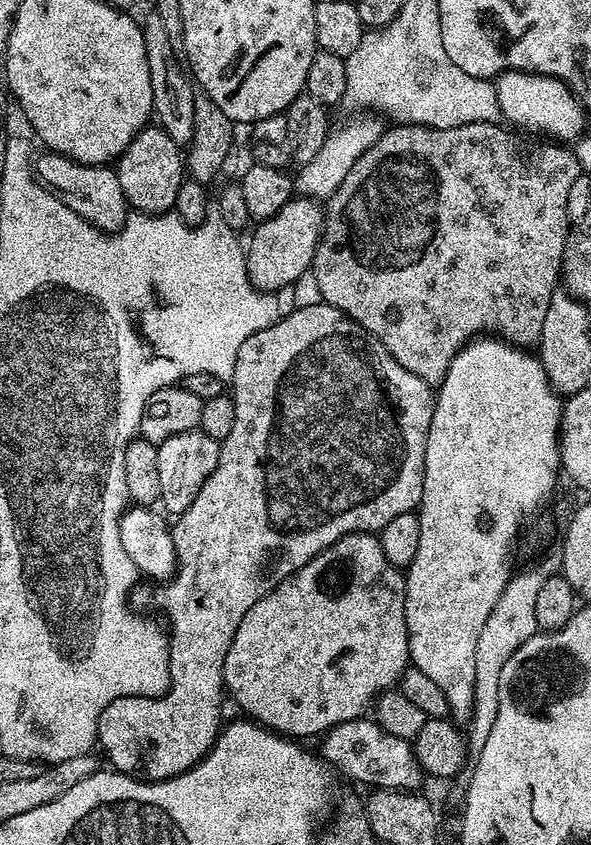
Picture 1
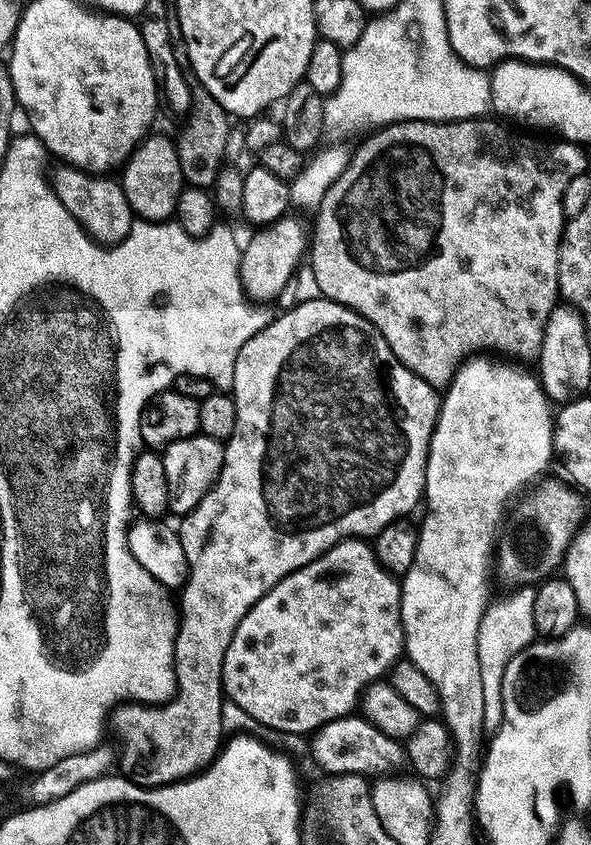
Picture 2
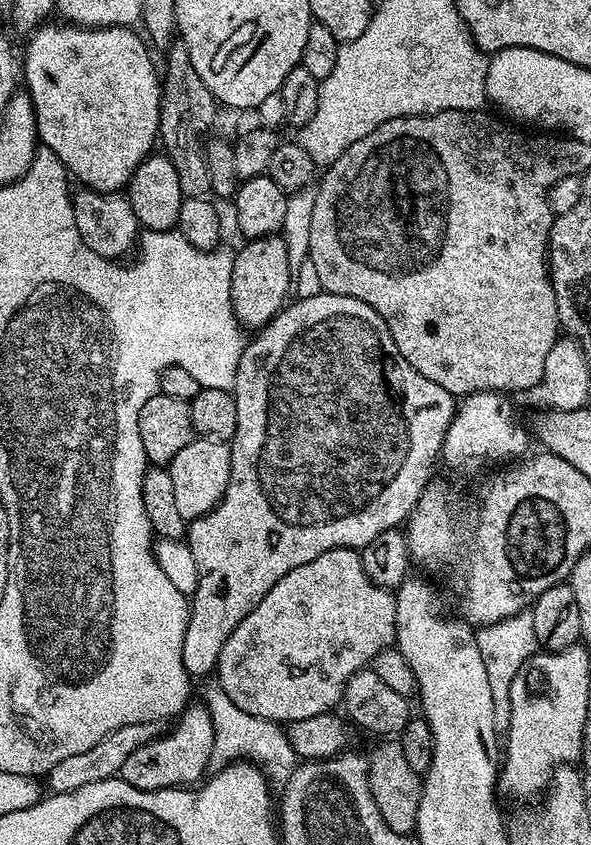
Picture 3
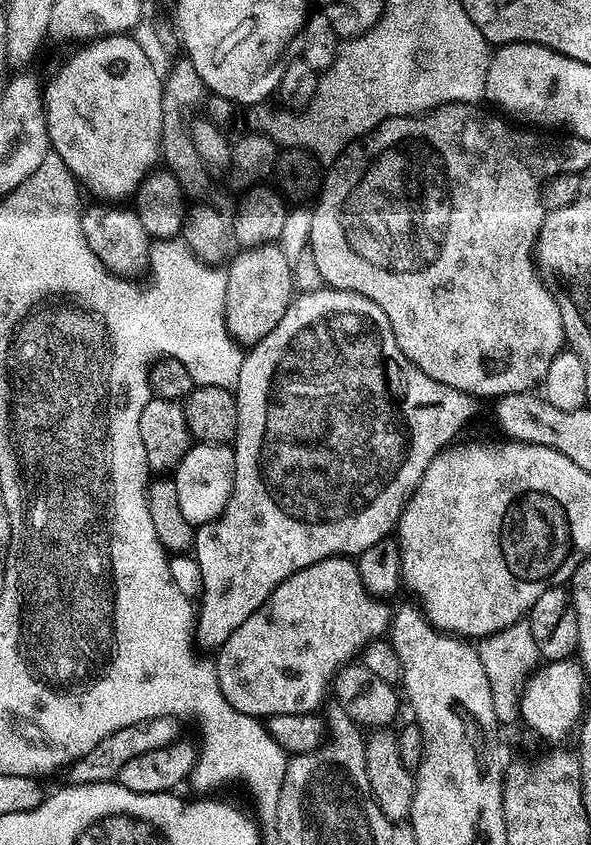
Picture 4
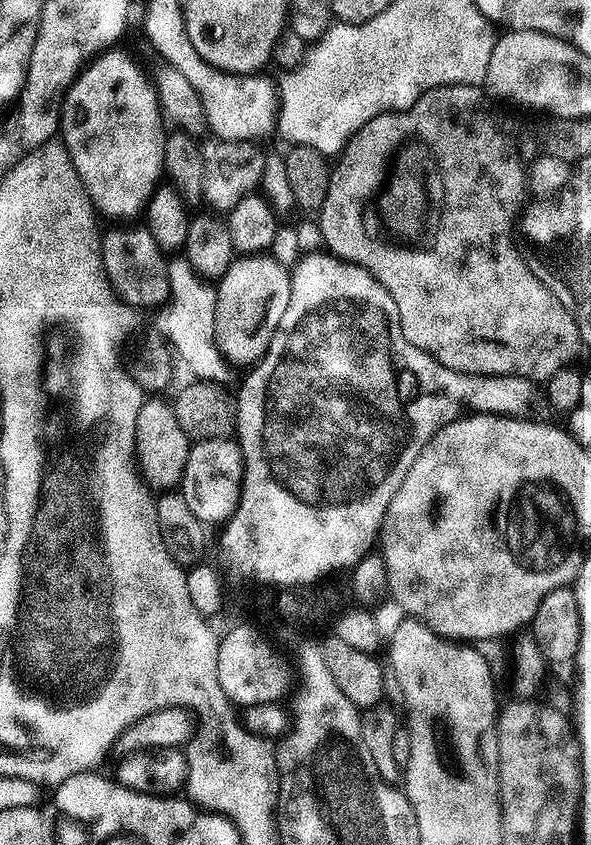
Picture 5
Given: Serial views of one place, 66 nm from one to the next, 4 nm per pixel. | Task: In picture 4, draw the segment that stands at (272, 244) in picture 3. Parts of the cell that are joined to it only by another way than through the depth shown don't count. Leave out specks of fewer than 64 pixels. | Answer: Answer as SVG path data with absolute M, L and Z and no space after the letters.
M279 243L263 244L237 251L226 268L226 302L224 303L224 322L228 334L241 346L257 344L282 319L282 314L292 304L292 272L294 266L286 262Z

